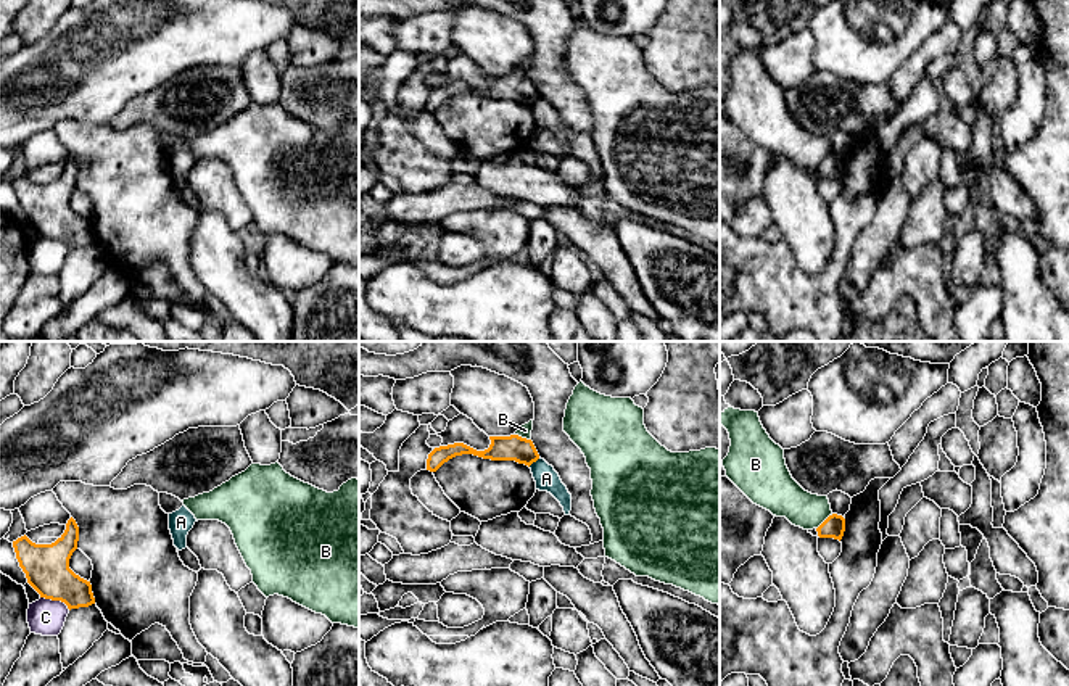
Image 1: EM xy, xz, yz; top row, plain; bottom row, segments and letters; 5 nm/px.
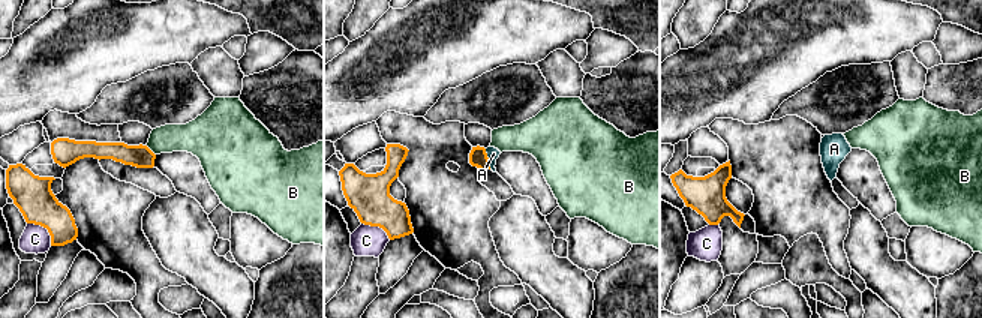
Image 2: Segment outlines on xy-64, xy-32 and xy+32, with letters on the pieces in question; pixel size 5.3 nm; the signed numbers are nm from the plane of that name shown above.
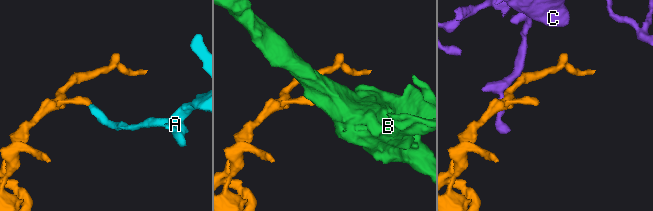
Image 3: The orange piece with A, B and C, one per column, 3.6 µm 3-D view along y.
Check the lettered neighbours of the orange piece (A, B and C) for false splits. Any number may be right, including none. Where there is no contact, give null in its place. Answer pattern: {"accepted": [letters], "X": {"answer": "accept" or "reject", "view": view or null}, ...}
{"accepted": [], "A": {"answer": "reject", "view": "xz"}, "B": {"answer": "reject", "view": "yz"}, "C": {"answer": "reject", "view": "xy"}}

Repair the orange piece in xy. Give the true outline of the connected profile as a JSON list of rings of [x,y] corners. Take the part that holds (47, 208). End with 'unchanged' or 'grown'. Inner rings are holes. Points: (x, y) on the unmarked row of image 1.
[[[71,156],[64,172],[52,184],[35,184],[26,174],[13,180],[19,206],[40,237],[61,240],[68,248],[95,243],[90,221],[69,208],[77,188],[79,166]]]; unchanged

